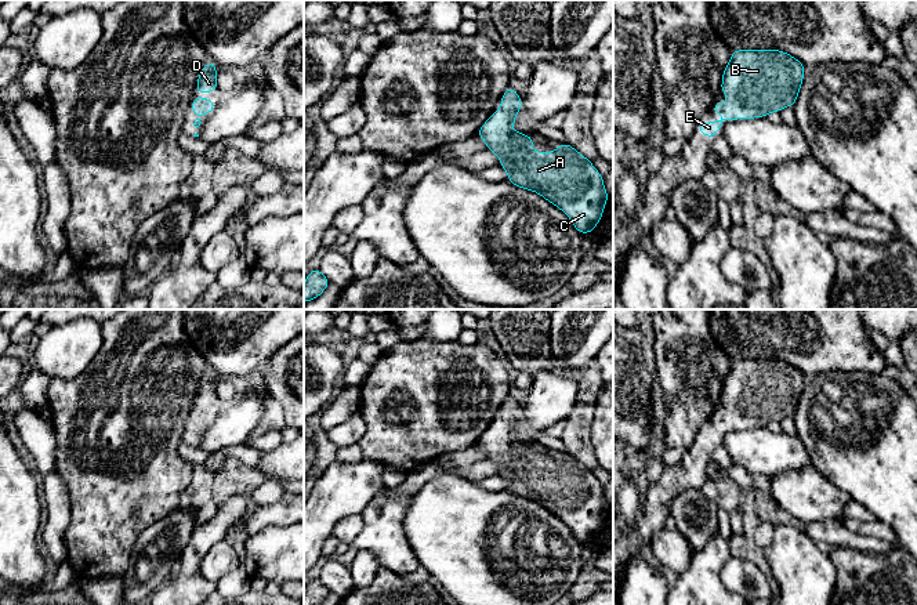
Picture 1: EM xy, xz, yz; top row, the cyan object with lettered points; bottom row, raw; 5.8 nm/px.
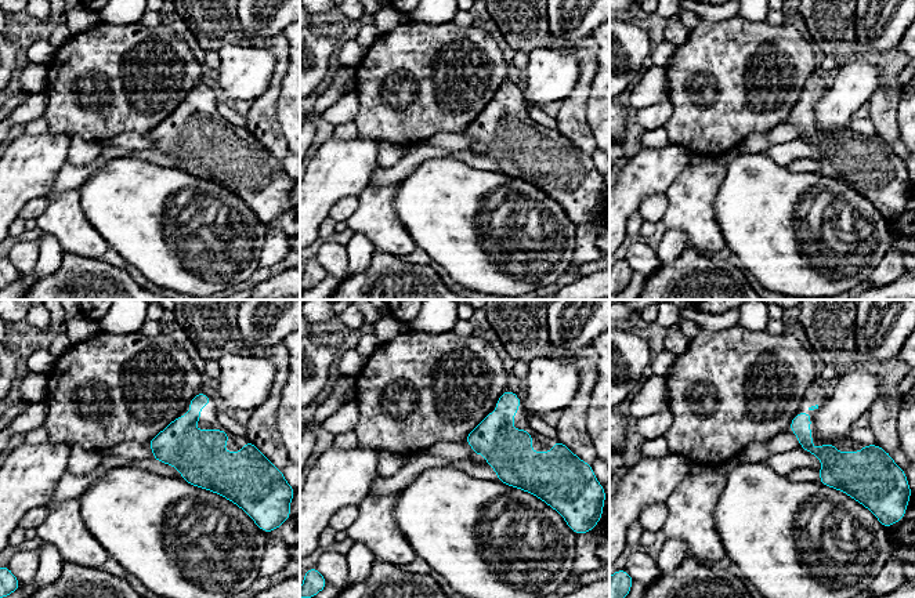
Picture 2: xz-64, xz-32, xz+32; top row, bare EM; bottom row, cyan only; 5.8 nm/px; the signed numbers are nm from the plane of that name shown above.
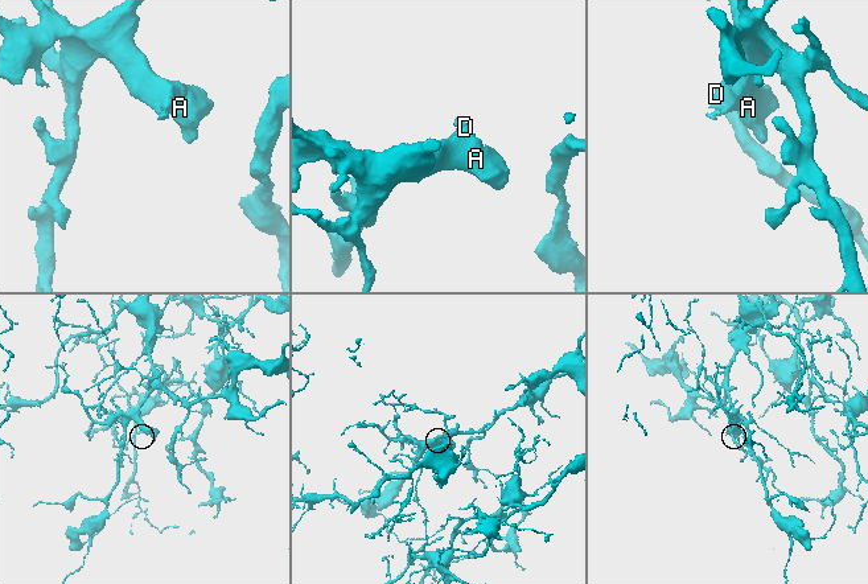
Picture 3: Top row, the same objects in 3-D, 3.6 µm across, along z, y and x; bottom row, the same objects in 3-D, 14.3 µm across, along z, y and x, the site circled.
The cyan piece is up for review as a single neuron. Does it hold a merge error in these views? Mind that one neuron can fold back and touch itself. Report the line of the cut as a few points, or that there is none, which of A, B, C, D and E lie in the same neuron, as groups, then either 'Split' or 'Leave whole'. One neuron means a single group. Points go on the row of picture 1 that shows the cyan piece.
No split. Groups: A B C D E. Leave whole

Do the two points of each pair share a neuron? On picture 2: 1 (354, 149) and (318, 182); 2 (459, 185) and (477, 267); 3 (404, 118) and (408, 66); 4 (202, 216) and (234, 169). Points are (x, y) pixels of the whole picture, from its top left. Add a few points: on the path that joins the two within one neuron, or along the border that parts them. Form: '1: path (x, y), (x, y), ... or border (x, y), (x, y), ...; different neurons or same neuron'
1: path (346, 158), (326, 177); same neuron
2: path (459, 206), (459, 214), (467, 224), (473, 246); same neuron
3: path (404, 105), (408, 79); same neuron
4: border (191, 174), (223, 185), (248, 206); different neurons

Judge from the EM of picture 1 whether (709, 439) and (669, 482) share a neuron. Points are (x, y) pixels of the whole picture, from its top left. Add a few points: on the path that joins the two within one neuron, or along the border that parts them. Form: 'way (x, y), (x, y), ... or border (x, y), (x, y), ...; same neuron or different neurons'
way (702, 452), (681, 475); same neuron

